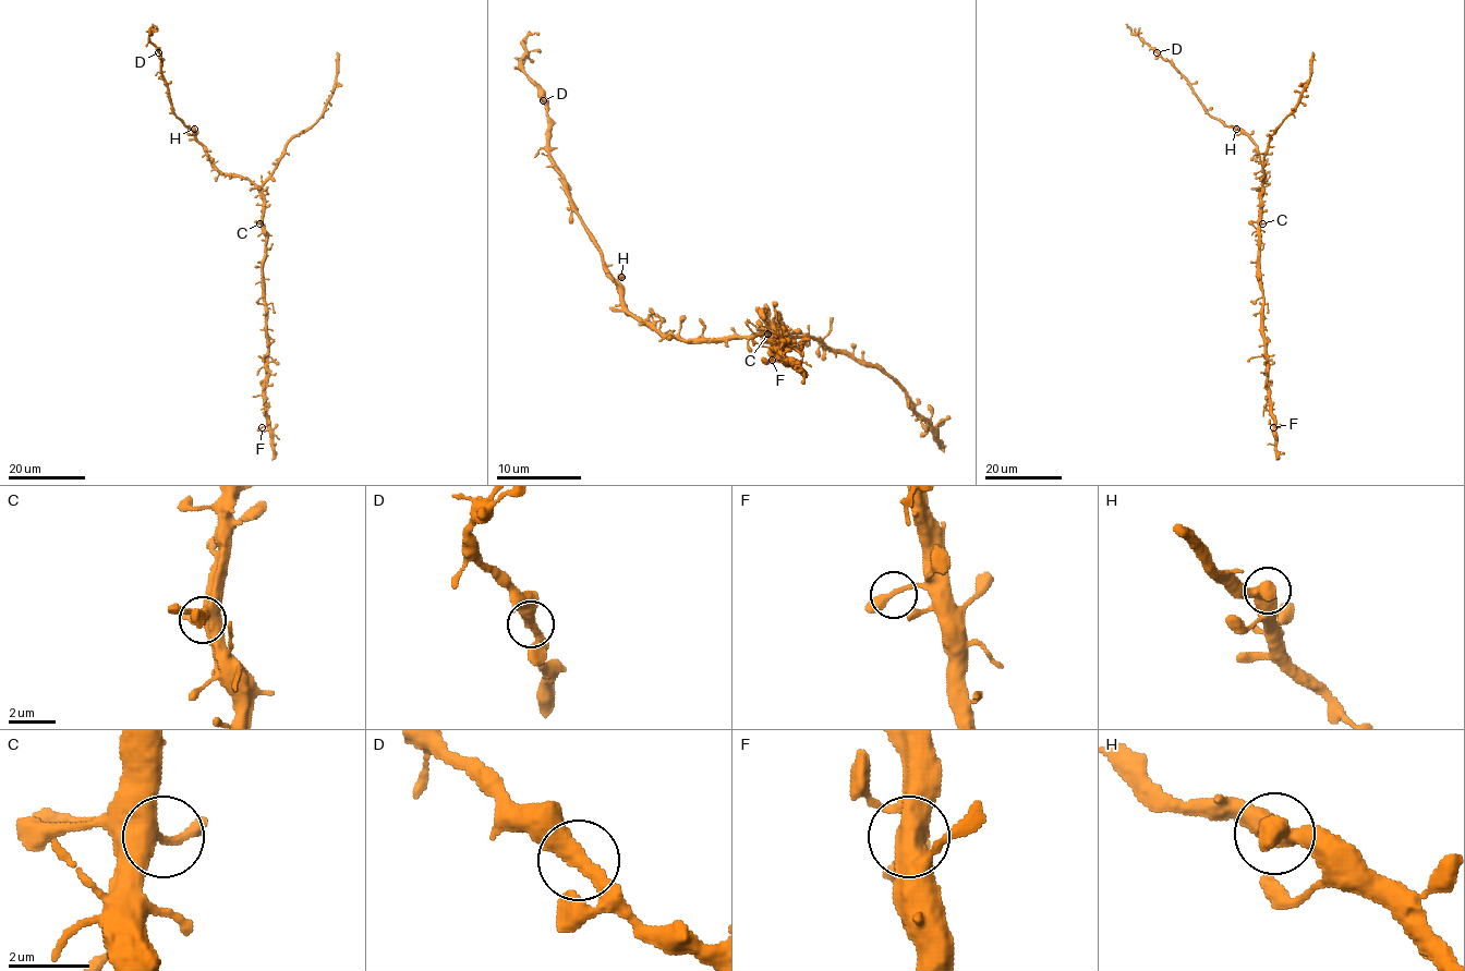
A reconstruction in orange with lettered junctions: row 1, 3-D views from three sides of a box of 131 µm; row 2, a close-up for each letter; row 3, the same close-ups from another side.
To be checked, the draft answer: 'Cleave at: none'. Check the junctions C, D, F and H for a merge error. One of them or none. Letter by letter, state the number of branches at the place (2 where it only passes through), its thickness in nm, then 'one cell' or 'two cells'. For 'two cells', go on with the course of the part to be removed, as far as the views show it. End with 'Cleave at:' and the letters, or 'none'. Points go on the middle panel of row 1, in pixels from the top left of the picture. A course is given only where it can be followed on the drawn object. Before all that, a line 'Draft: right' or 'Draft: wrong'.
Draft: right
C: 2 branches meet; 380 nm thick; one cell
D: 2 branches meet; 400 nm thick; one cell
F: 2 branches meet; 320 nm thick; one cell
H: 2 branches meet; 440 nm thick; one cell
Cleave at: none

